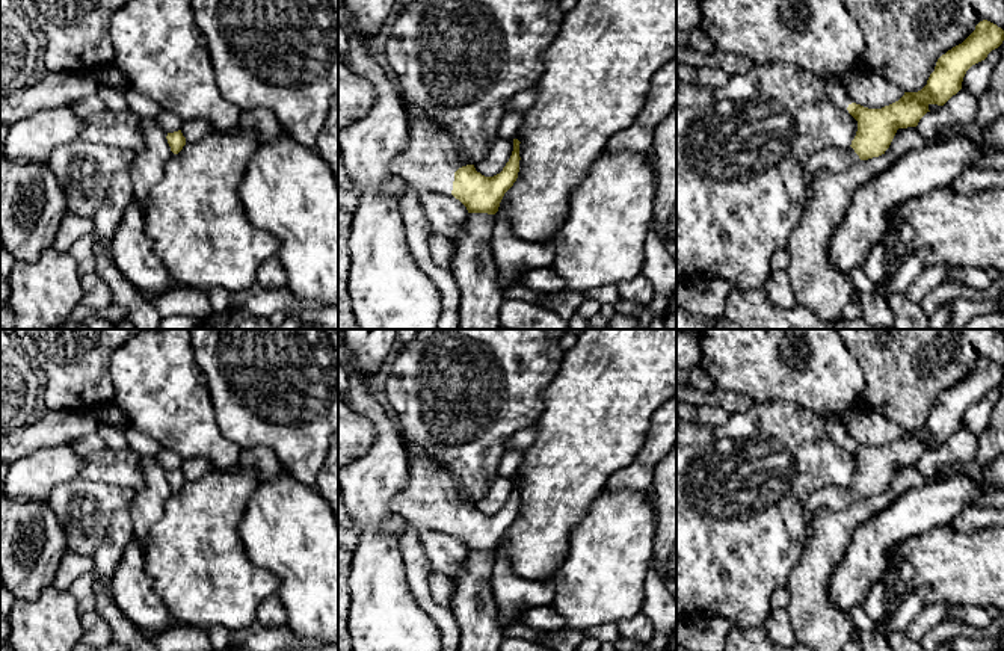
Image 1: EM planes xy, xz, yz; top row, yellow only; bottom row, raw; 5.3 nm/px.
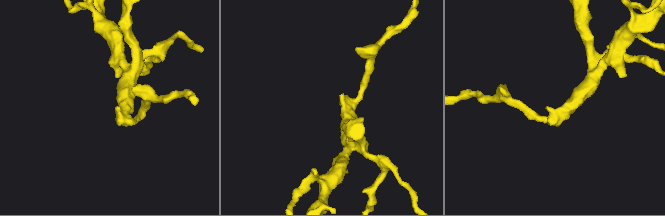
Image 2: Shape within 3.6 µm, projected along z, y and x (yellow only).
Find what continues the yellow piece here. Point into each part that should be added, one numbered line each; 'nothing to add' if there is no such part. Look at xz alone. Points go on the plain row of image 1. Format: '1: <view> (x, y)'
1: xz (432, 494)

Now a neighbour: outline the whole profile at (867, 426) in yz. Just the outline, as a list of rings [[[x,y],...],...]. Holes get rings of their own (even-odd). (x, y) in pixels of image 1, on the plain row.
[[[865,403],[852,406],[841,418],[847,433],[868,447],[882,447],[898,440],[904,430]]]

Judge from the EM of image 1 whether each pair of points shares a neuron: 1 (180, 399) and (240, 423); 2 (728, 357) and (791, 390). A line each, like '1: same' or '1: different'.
1: different
2: same

